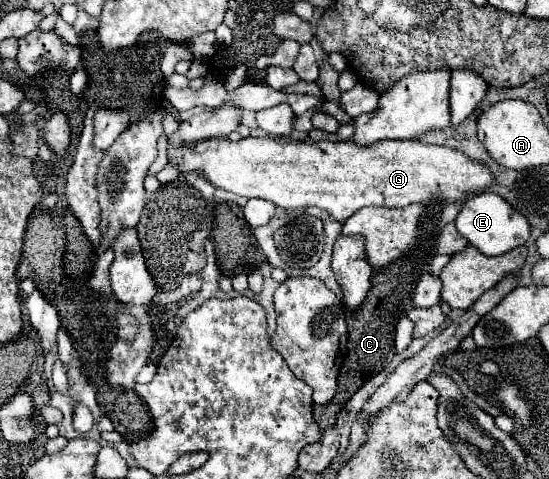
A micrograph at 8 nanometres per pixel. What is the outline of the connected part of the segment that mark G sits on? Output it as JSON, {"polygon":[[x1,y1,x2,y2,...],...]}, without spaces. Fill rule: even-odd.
{"polygon":[[227,138,201,140,185,146,167,144,169,164,177,166,181,174,199,172,203,174,215,188,223,188,237,196,245,198,265,198,275,206,295,210,319,206,329,212,337,222,345,222,363,206,387,206,387,208,403,208,409,204,425,204,429,198,441,198,443,202,455,202,465,198,467,194,477,194,479,188,491,186,493,176,487,166,465,158,465,154,457,150,449,150,443,146,433,146,417,140,381,140,369,146,353,144,353,142,329,142,329,140,305,140,297,142,293,138,241,138,239,142,231,142]]}

